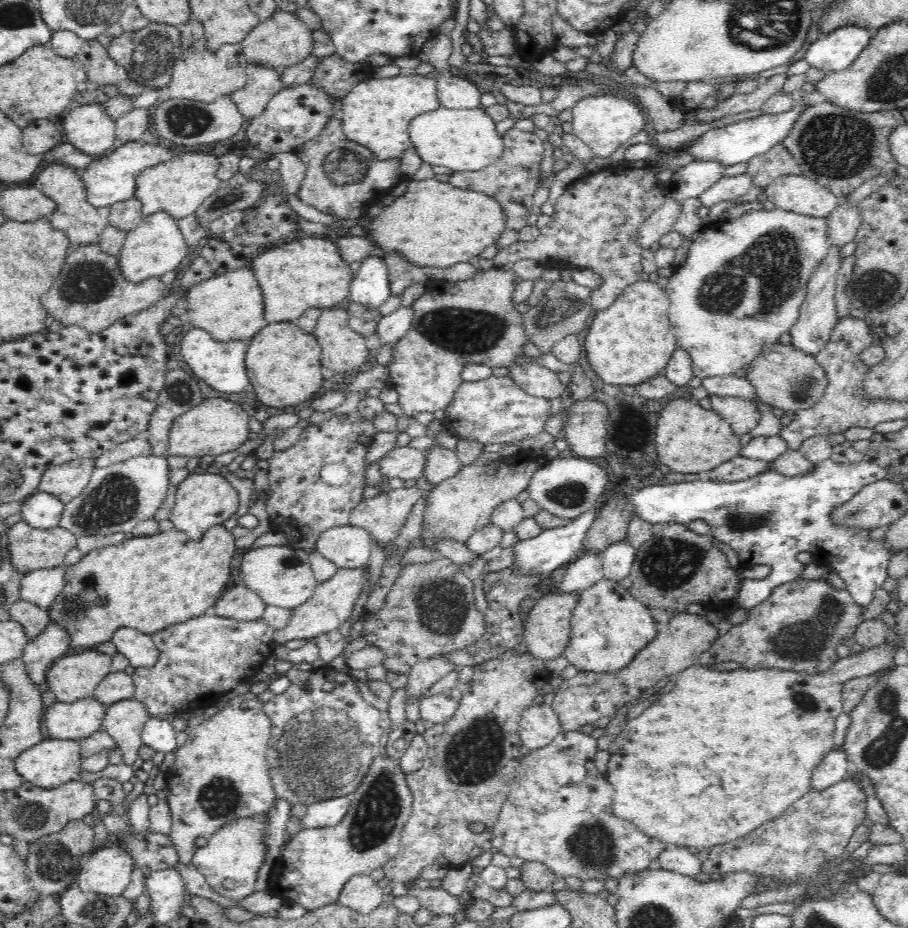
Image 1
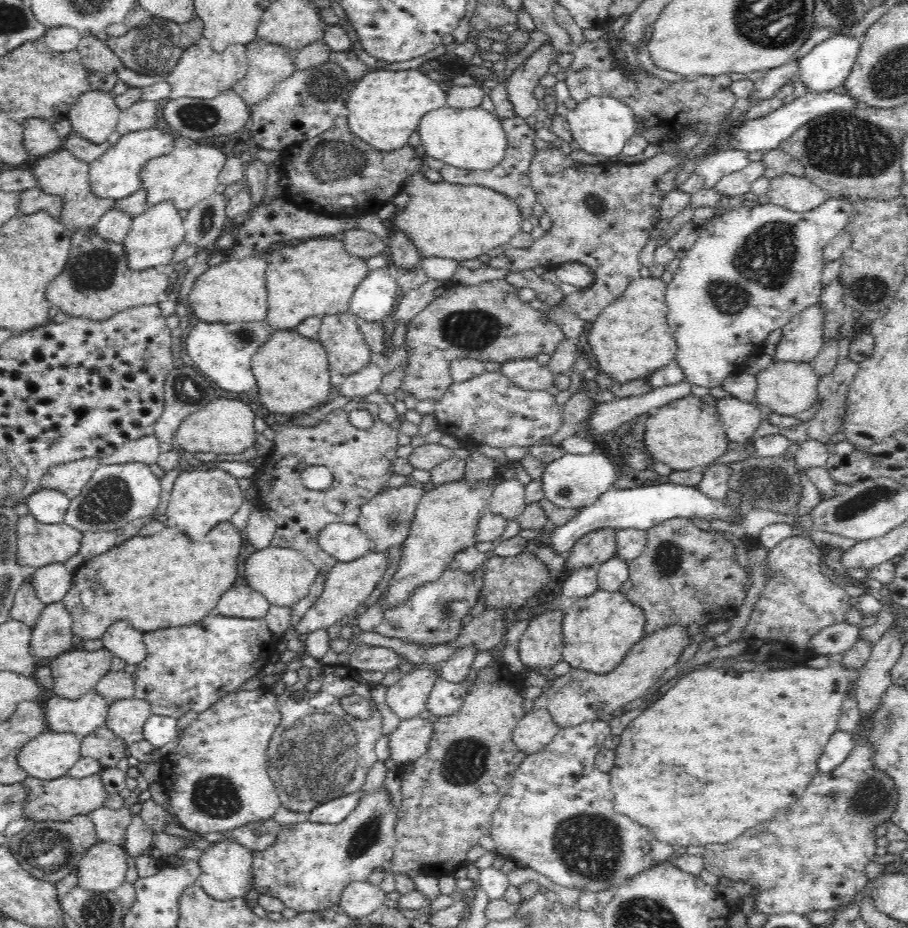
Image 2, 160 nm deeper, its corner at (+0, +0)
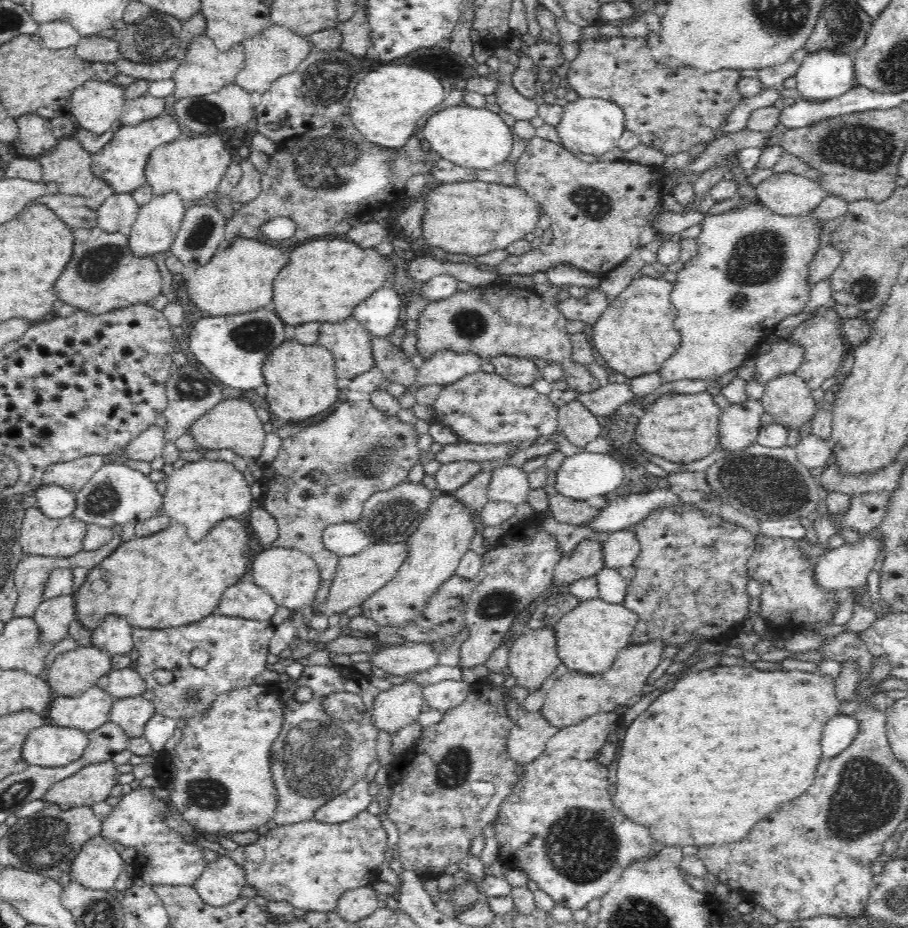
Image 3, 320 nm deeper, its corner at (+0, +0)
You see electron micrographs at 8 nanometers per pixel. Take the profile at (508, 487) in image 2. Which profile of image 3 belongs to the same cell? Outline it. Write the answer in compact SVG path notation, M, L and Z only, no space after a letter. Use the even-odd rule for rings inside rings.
M504 465L491 471L488 500L506 501L517 506L527 500L530 491L528 473L524 470Z

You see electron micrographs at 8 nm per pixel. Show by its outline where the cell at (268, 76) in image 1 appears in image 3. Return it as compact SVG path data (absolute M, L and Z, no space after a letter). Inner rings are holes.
M276 23L262 29L253 37L244 39L241 43L245 52L245 65L236 75L235 83L249 93L265 93L277 78L294 72L298 65L312 52L312 41L309 37Z

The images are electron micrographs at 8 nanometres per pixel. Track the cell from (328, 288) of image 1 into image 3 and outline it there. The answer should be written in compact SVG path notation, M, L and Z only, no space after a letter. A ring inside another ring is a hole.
M336 238L313 240L300 245L290 253L290 260L274 279L272 306L282 322L290 326L308 322L342 322L352 316L358 302L366 300L394 276L393 257L384 258L374 248L360 248L354 242Z

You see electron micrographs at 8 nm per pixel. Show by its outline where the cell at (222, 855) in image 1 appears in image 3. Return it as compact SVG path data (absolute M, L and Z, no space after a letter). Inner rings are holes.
M218 855L216 860L208 862L193 887L206 904L226 906L242 896L241 890L246 883L244 869L234 859Z

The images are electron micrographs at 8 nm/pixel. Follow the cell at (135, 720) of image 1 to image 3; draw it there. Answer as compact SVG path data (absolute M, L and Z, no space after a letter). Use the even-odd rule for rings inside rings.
M142 696L122 698L116 700L110 712L109 722L120 725L130 738L142 737L146 724L155 716L155 707L152 702L145 700Z

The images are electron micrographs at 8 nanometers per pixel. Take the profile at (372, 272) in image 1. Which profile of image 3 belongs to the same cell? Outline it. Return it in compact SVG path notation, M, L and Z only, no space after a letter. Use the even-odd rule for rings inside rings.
M391 285L382 287L354 310L354 318L366 327L371 336L388 338L398 326L401 300Z

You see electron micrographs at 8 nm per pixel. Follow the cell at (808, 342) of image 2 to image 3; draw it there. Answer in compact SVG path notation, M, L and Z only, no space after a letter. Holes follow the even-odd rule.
M779 340L772 345L770 351L759 354L756 358L753 377L758 384L766 384L778 375L790 374L801 365L805 350L789 340Z

